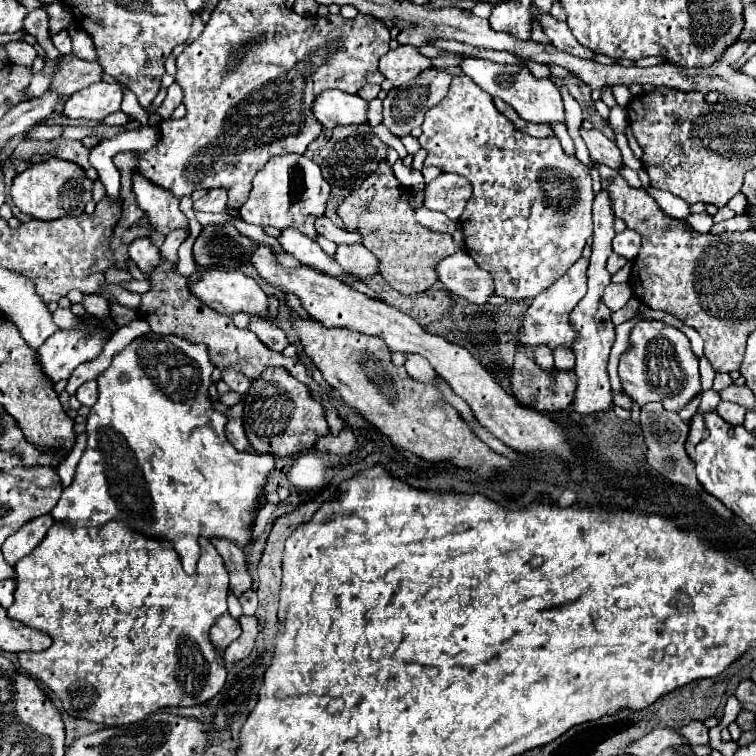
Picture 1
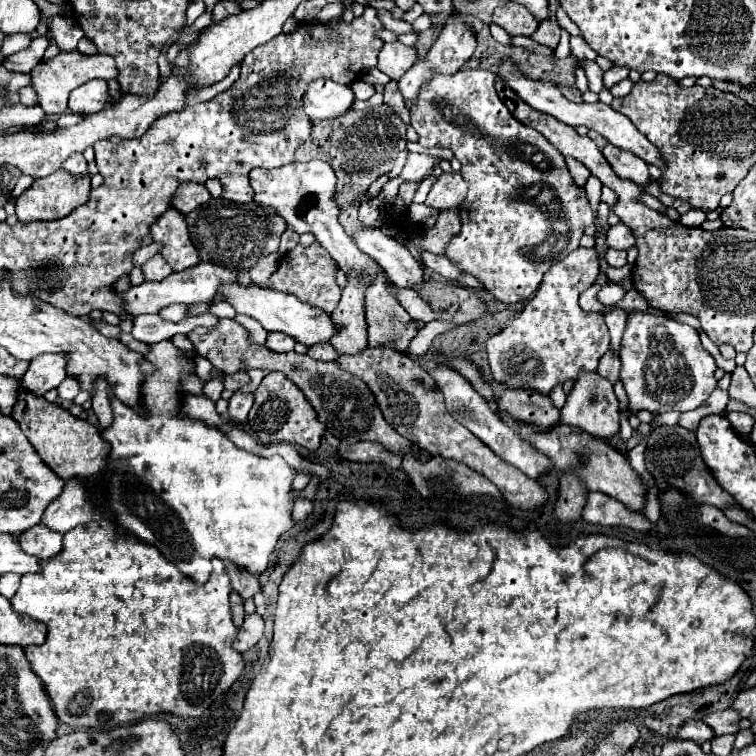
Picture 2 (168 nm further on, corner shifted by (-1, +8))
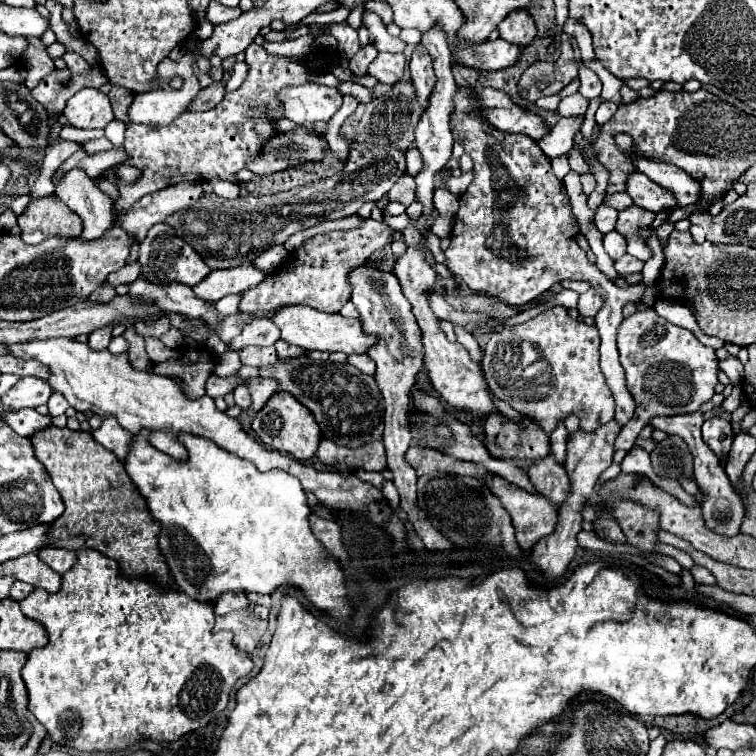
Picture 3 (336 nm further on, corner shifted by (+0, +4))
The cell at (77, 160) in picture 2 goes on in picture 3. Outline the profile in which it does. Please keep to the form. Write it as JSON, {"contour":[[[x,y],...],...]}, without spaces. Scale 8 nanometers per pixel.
{"contour":[[[71,169],[61,185],[55,187],[57,197],[61,197],[83,221],[83,241],[93,241],[113,225],[113,203],[111,199],[95,187],[83,169]]]}

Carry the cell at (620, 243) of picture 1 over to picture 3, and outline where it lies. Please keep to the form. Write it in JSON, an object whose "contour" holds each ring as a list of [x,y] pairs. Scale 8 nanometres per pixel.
{"contour":[[[611,231],[611,233],[607,233],[603,237],[603,247],[605,247],[605,251],[609,253],[611,259],[619,259],[619,257],[623,257],[627,253],[625,251],[627,249],[627,239],[621,233]]]}

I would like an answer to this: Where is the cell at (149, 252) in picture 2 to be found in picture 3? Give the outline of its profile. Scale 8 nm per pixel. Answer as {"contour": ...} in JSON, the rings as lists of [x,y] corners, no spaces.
{"contour":[[[133,261],[133,263],[127,263],[125,267],[121,267],[119,271],[115,271],[113,275],[109,275],[109,279],[105,279],[105,285],[121,285],[121,283],[131,283],[133,279],[139,277],[139,263]]]}

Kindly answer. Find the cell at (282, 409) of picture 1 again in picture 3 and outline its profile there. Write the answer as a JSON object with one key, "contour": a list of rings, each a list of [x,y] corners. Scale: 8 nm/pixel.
{"contour":[[[279,391],[277,395],[273,395],[269,403],[255,415],[253,431],[259,437],[259,441],[269,449],[277,449],[299,461],[311,459],[317,453],[317,445],[321,441],[321,429],[317,427],[313,415],[293,395],[285,391]]]}

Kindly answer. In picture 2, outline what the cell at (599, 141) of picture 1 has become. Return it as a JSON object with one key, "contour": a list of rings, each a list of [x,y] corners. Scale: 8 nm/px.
{"contour":[[[610,143],[602,149],[602,153],[618,177],[630,179],[630,181],[638,183],[640,187],[646,185],[650,173],[646,169],[646,163],[642,163],[642,159],[638,159],[638,155],[630,155],[628,151],[618,151],[618,147],[614,147]]]}

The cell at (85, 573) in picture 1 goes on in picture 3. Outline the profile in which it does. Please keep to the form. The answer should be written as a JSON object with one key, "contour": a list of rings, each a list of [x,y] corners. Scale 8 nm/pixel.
{"contour":[[[93,549],[77,553],[77,563],[71,571],[67,571],[63,575],[63,587],[59,593],[51,595],[45,589],[35,589],[19,605],[21,605],[23,615],[41,623],[49,635],[49,647],[31,651],[27,665],[23,667],[23,681],[25,681],[27,695],[29,695],[27,707],[37,717],[37,721],[41,725],[45,725],[49,739],[61,747],[73,747],[79,751],[111,751],[111,753],[115,753],[115,751],[123,751],[143,739],[153,739],[157,743],[177,741],[183,735],[209,725],[209,721],[213,721],[227,707],[229,691],[237,683],[237,679],[247,677],[253,669],[251,657],[247,657],[245,651],[239,651],[233,645],[233,635],[223,637],[223,635],[213,633],[215,613],[213,613],[211,603],[197,603],[197,601],[189,599],[183,591],[173,591],[173,589],[163,591],[159,585],[151,583],[149,579],[123,579],[119,575],[119,565],[113,559],[101,555],[99,551],[93,551]]]}

